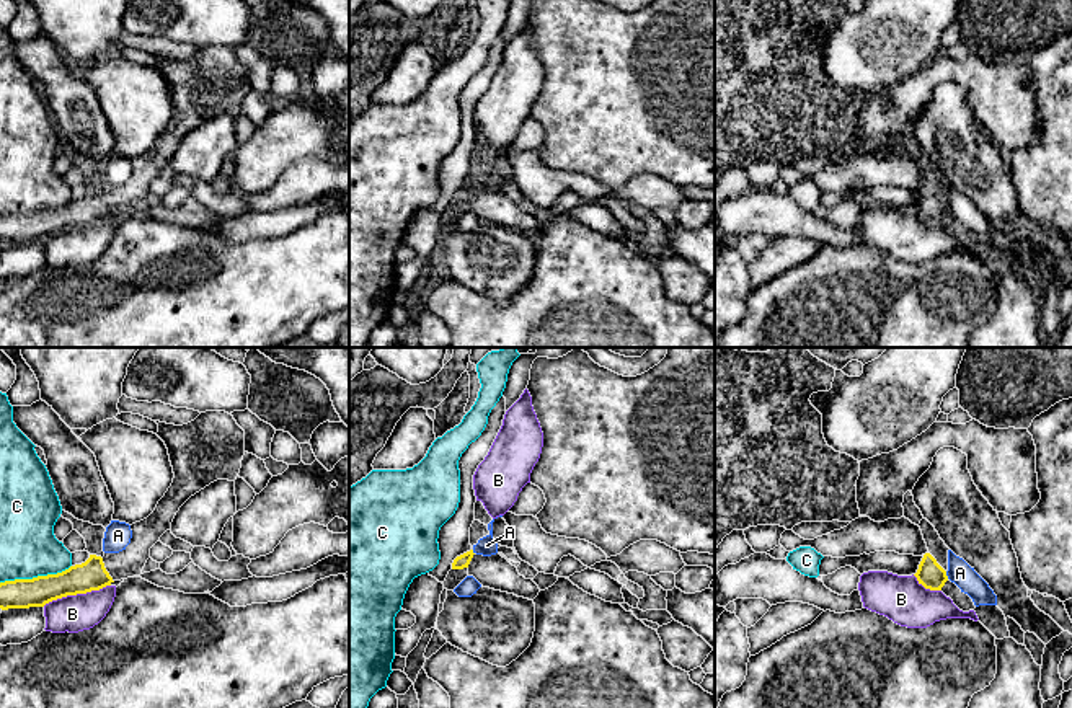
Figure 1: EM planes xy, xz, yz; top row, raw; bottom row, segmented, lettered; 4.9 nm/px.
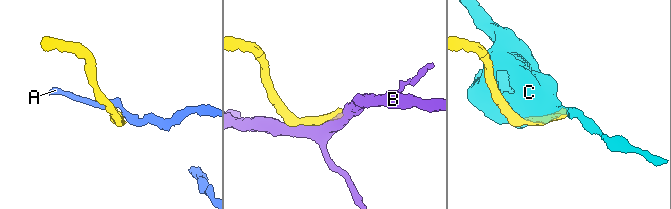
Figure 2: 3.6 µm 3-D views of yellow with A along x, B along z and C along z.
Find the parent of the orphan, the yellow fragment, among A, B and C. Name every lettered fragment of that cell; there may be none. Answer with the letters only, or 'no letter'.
no letter

